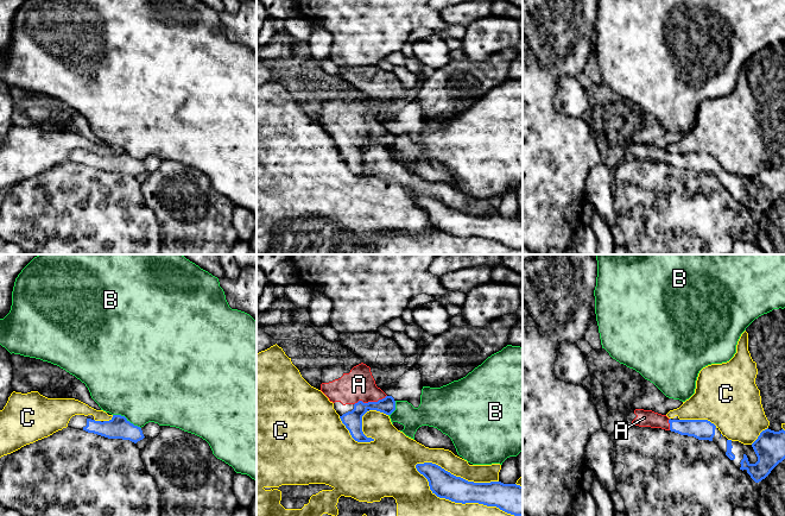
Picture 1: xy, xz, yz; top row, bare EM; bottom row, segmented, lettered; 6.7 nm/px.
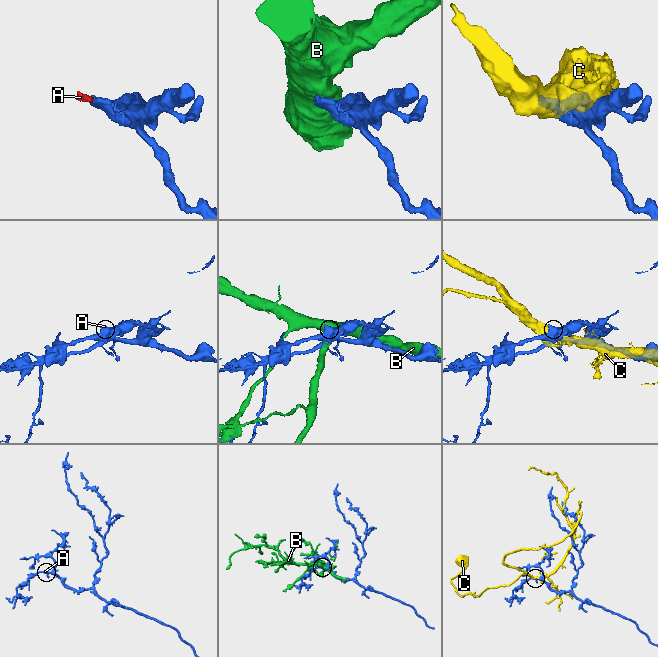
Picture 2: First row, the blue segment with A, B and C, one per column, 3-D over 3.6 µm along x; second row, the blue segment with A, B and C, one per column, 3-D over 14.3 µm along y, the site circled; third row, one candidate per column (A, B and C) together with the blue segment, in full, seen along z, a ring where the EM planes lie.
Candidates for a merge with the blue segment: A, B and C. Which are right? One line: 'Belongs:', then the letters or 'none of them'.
Belongs: A

